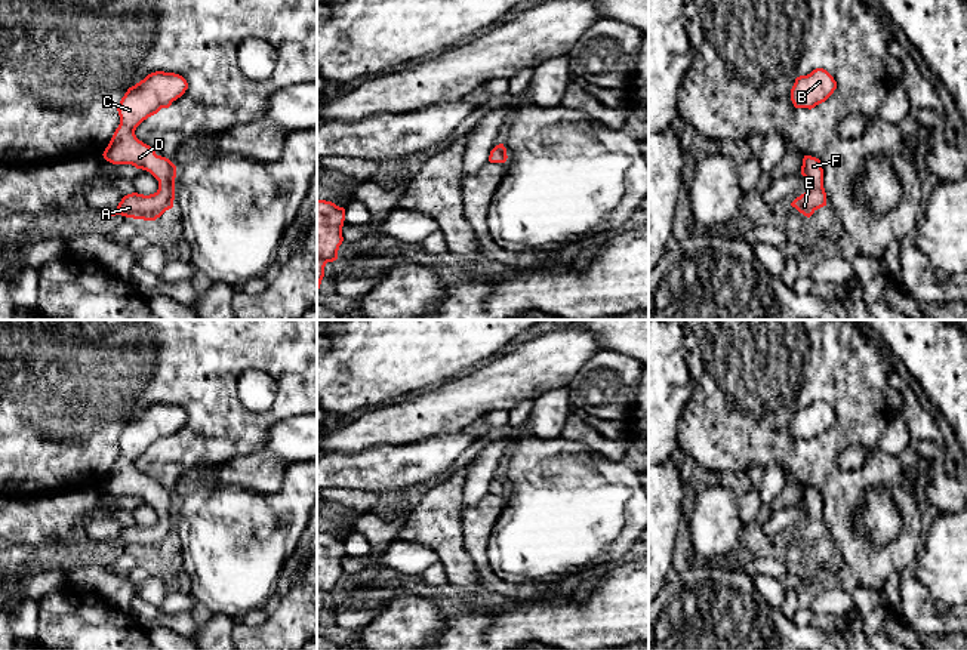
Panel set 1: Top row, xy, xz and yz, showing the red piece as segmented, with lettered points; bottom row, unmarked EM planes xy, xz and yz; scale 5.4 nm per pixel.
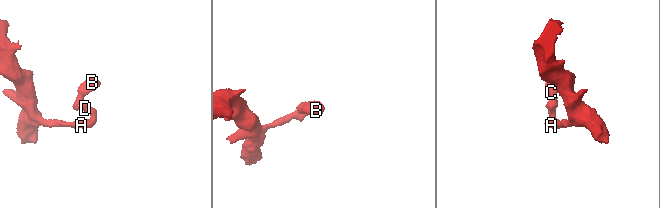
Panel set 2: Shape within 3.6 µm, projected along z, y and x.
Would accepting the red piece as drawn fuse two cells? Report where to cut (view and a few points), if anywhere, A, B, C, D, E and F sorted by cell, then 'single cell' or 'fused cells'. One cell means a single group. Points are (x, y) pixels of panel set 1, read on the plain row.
no cut; A B C D E F; single cell

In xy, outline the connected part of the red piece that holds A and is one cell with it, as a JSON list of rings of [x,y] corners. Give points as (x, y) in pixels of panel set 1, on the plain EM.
[[[155,403],[129,419],[121,429],[117,440],[120,456],[102,487],[113,496],[132,496],[150,503],[158,512],[158,521],[150,527],[124,527],[111,548],[155,552],[173,539],[176,497],[139,472],[135,462],[161,440],[169,440],[187,421],[188,415],[182,407]]]

